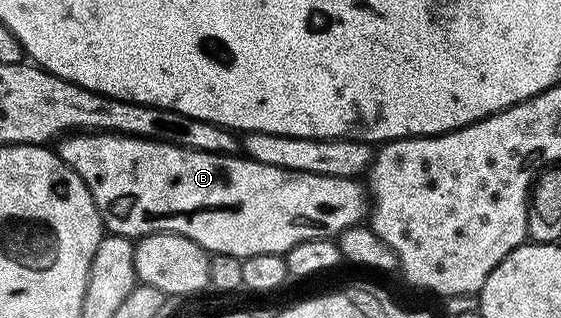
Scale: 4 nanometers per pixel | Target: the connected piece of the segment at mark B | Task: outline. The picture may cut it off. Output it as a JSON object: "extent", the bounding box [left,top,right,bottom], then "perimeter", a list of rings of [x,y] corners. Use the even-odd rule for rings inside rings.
{"extent":[58,133,370,259],"perimeter":[[[74,133],[59,138],[58,152],[60,158],[79,175],[82,183],[90,191],[94,199],[100,218],[104,220],[104,228],[108,233],[117,233],[123,237],[139,239],[148,237],[151,233],[173,233],[182,235],[194,243],[198,243],[209,255],[222,254],[234,256],[239,259],[266,255],[267,253],[287,254],[298,243],[318,241],[321,239],[339,238],[343,229],[351,225],[361,224],[370,209],[370,197],[365,186],[359,180],[351,177],[331,177],[330,175],[308,174],[306,171],[286,170],[278,167],[271,160],[251,161],[245,155],[229,155],[227,153],[207,153],[206,151],[190,151],[186,147],[171,145],[165,141],[151,141],[145,137],[127,137],[121,133]]]}

